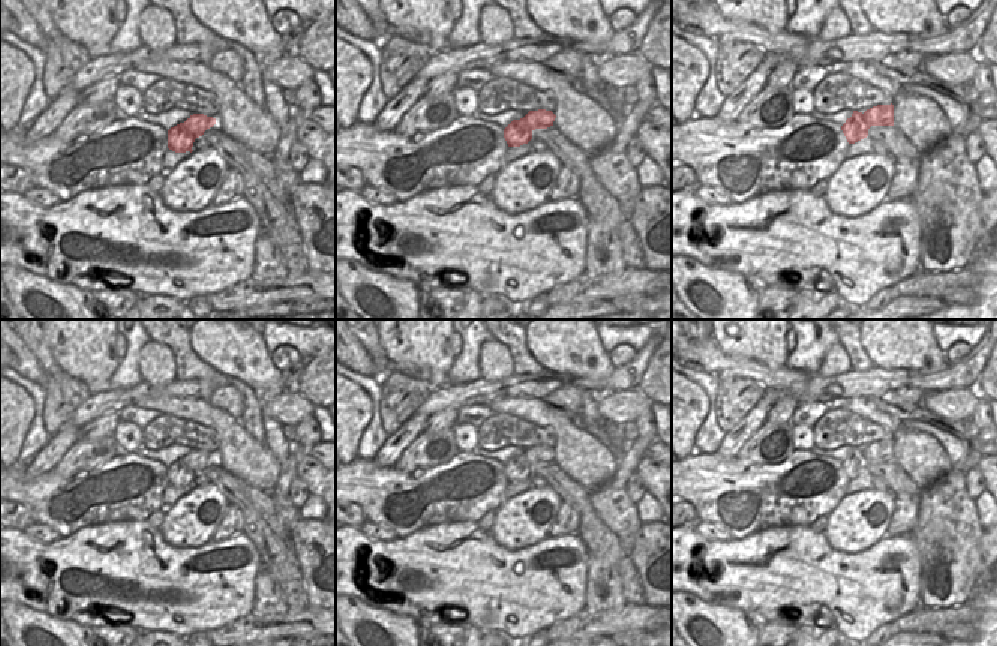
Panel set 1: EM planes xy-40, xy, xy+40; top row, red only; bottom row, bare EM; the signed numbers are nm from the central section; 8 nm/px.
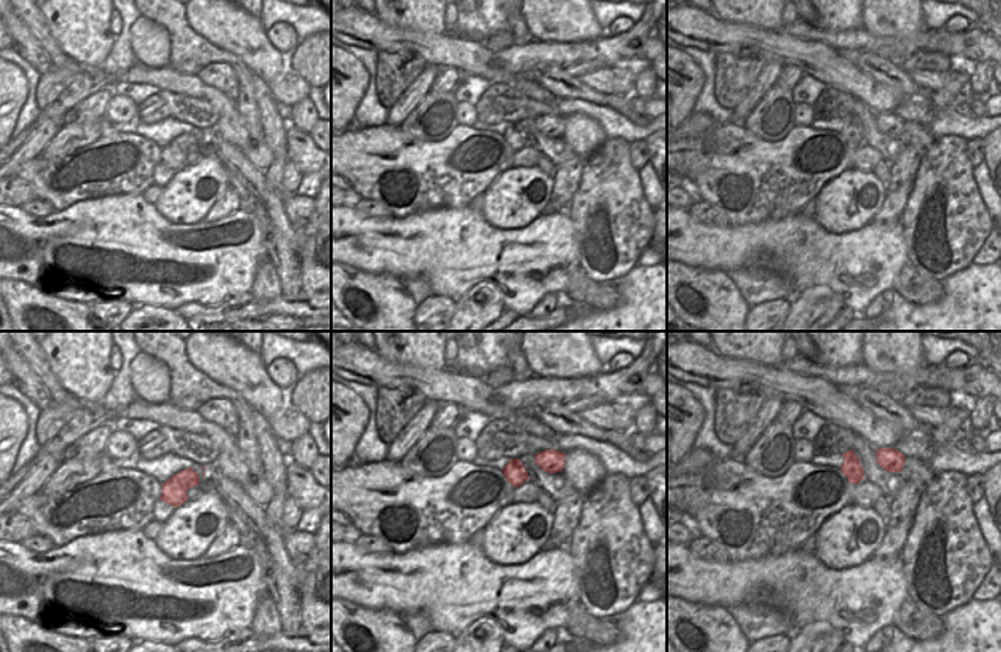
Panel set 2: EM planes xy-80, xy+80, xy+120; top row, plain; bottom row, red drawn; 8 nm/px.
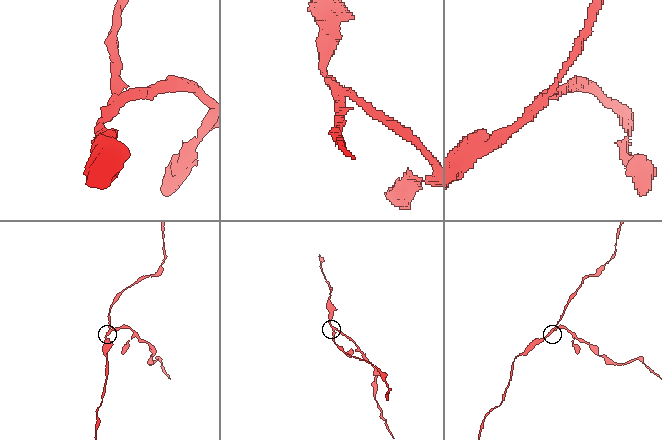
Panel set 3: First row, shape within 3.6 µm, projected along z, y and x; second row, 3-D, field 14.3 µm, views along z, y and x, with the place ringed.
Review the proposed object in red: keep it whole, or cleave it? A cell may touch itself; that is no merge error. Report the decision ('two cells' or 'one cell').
two cells

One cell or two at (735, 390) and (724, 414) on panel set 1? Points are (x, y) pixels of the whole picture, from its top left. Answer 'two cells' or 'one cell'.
one cell

